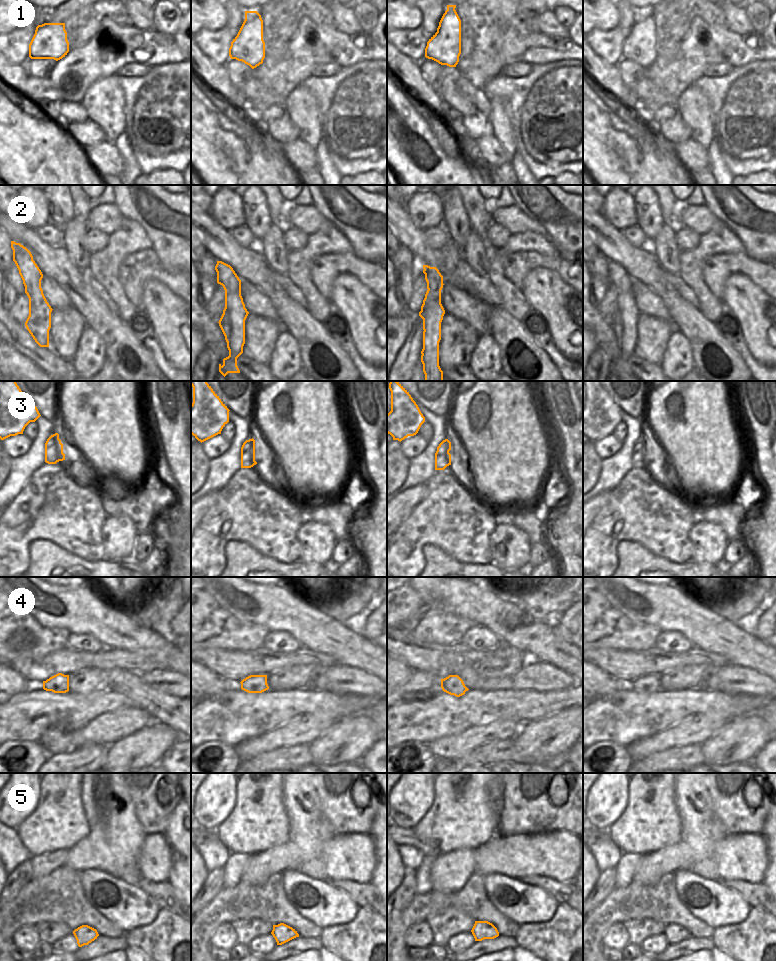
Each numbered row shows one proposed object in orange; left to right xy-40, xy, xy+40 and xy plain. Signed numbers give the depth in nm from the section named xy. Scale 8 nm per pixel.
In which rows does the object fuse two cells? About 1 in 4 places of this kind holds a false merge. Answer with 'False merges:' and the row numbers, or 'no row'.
False merges: 1, 2

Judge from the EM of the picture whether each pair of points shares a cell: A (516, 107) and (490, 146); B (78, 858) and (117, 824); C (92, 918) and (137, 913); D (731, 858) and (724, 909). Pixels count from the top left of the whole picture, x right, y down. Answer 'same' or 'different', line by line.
A: different
B: same
C: different
D: different

